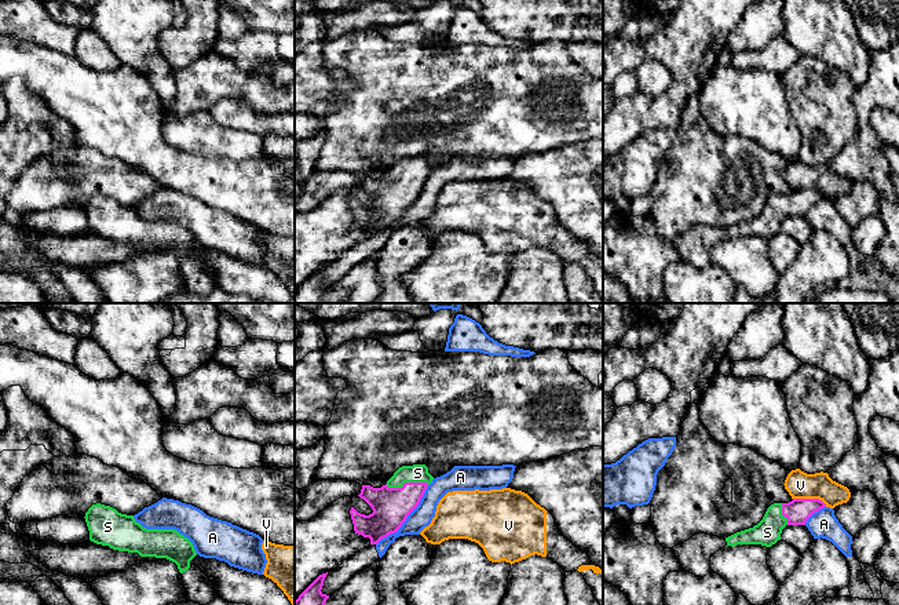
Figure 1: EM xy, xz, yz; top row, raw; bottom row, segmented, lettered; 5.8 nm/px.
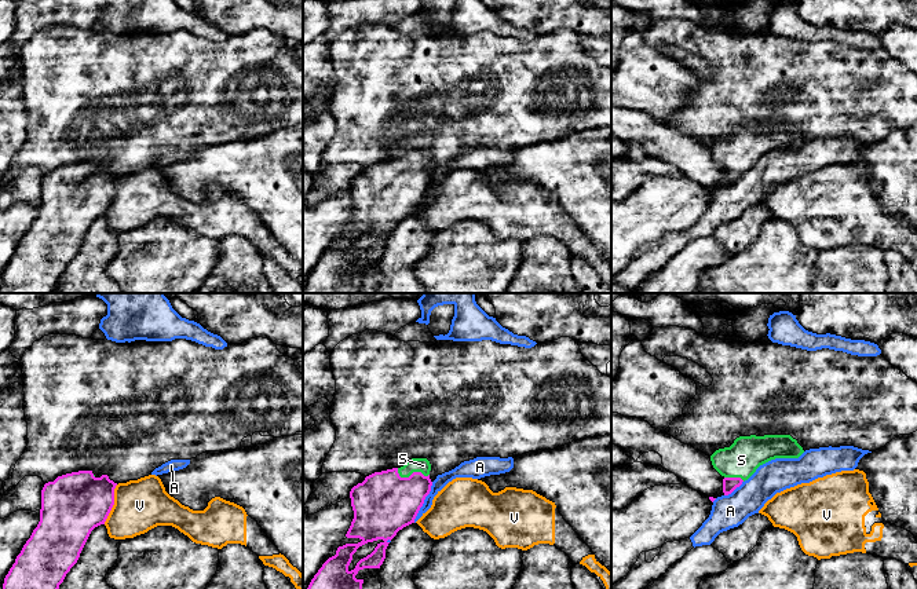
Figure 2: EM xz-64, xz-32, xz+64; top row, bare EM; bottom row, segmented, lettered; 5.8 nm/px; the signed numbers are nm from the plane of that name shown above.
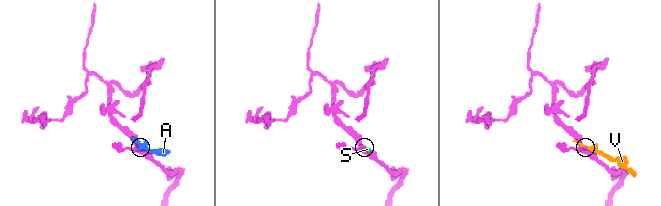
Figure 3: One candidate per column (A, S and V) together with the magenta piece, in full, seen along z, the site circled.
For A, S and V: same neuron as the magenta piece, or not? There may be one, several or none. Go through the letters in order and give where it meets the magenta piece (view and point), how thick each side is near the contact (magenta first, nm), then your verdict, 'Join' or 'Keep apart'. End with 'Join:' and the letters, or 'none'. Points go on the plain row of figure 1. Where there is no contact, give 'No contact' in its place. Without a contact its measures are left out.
A: Touches magenta at xz (406, 208). Thickness 220 nm (magenta) against 120 nm. Keep apart
S: Touches magenta at xz (406, 174). Thickness 220 nm (magenta) against 110 nm. Join
V: Touches magenta at yz (810, 190). Thickness 150 nm (magenta) against 160 nm. Keep apart
Join: S

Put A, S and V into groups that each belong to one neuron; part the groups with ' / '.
A / S / V

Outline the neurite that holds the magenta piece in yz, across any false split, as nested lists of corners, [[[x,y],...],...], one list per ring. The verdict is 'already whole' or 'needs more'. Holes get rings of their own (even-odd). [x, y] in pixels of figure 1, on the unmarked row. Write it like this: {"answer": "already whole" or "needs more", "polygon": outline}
{"answer": "needs more", "polygon": [[[793,190],[789,194],[771,196],[763,211],[753,219],[737,223],[728,229],[695,225],[687,233],[672,241],[680,252],[681,260],[698,267],[706,267],[710,260],[710,248],[726,237],[761,236],[771,238],[781,232],[786,216],[805,216],[807,211],[826,196],[819,190]]]}

